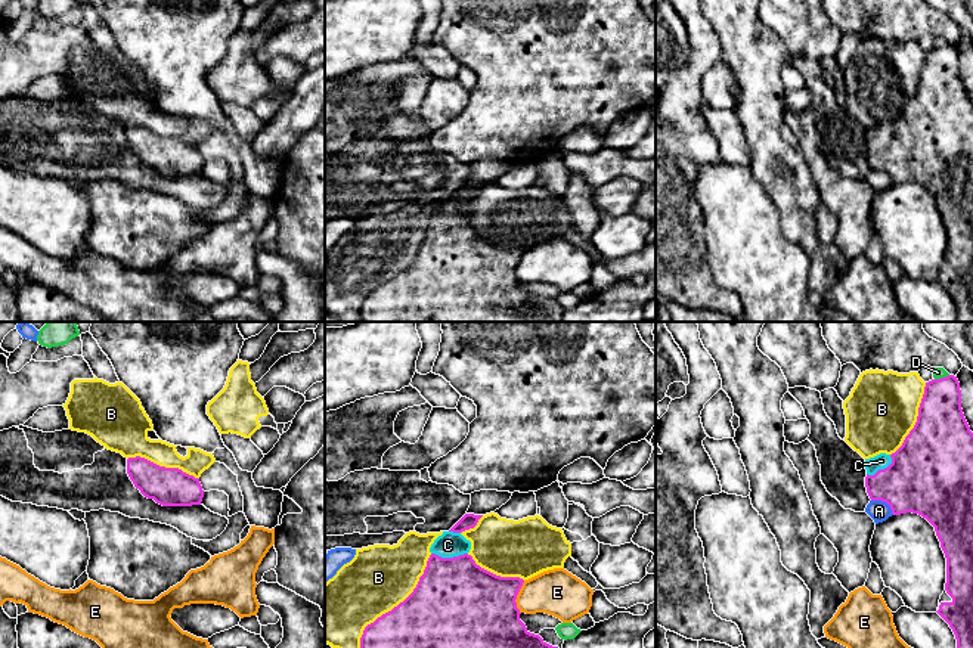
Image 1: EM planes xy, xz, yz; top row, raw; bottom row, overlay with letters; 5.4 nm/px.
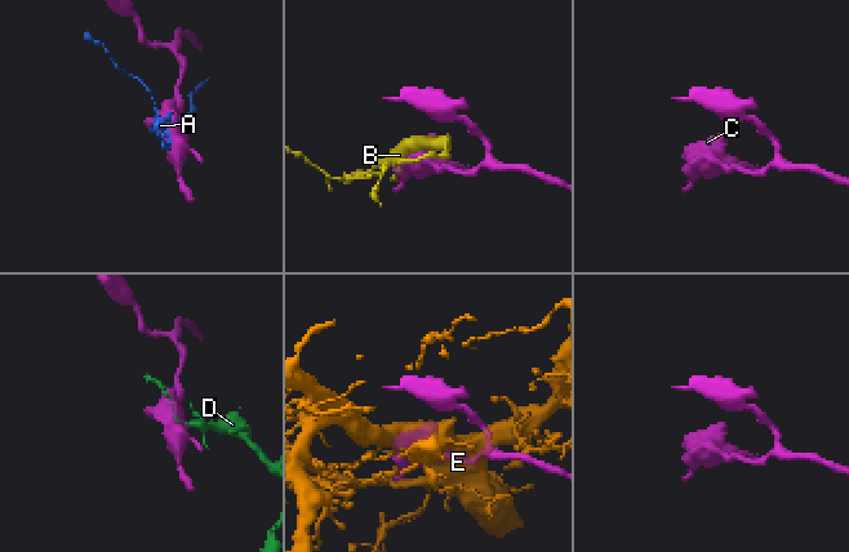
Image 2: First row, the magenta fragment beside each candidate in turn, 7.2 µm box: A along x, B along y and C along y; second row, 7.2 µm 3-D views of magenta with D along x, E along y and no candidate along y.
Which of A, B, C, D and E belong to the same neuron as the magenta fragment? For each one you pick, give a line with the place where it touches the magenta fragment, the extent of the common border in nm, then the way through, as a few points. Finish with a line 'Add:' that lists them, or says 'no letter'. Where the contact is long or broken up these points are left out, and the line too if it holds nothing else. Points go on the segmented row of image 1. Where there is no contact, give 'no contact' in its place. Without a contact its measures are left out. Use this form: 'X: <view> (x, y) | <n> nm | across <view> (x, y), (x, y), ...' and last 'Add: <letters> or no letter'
C: xz (449, 558) | 200 nm | across xz (456, 602), (449, 558), (448, 545)
Add: C

